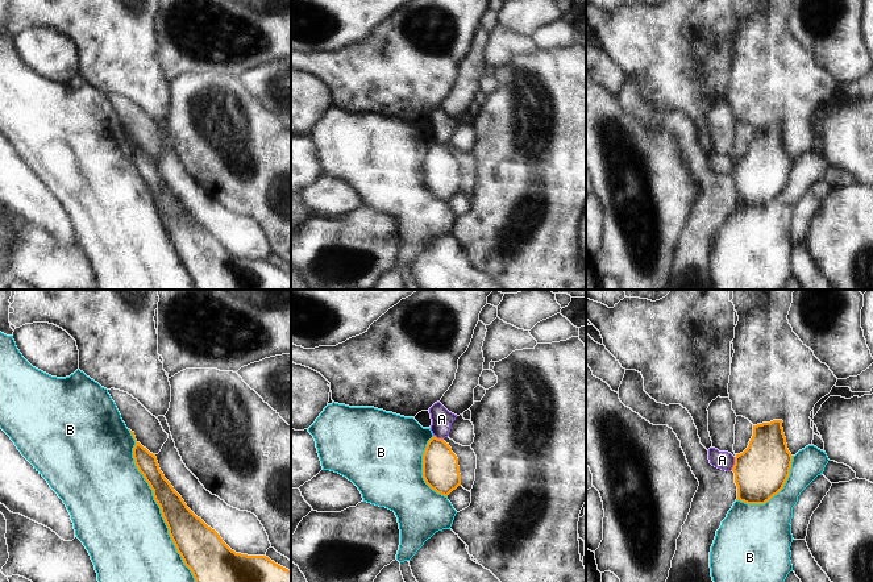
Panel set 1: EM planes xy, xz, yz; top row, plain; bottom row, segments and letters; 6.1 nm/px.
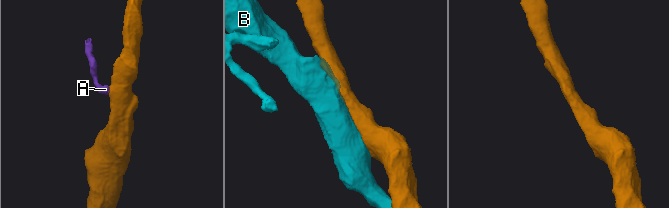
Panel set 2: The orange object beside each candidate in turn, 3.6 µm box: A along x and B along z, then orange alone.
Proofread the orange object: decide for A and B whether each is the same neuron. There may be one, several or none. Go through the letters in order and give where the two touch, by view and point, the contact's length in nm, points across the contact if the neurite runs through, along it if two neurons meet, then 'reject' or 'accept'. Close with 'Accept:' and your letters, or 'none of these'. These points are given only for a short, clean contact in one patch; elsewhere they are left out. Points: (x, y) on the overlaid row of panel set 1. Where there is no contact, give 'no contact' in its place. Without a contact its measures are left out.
A: contact yz (735, 464); length 80 nm; border yz (735, 457), (735, 464), (731, 469); reject
B: contact xy (158, 504); length 1000 nm; reject
Accept: none of these

